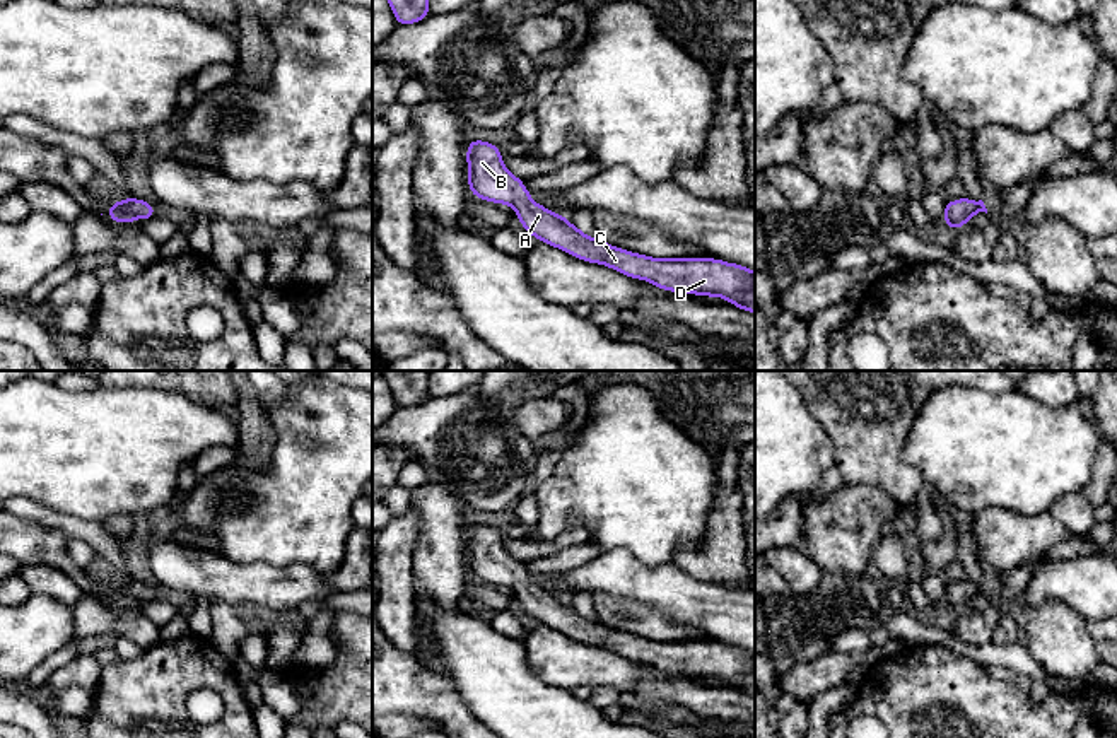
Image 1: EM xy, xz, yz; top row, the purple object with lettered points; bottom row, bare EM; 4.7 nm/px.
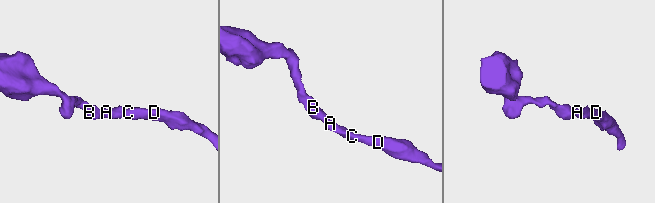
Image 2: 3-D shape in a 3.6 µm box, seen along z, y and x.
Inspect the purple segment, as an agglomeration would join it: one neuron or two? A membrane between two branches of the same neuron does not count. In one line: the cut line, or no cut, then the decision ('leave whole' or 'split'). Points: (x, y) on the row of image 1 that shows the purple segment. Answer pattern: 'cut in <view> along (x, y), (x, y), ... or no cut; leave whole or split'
no cut; leave whole

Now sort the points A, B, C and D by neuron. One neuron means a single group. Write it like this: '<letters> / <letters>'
A B C D

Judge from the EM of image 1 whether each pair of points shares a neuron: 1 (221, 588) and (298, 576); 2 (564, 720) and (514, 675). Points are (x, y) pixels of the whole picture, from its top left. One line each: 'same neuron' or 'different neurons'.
1: same neuron
2: same neuron

